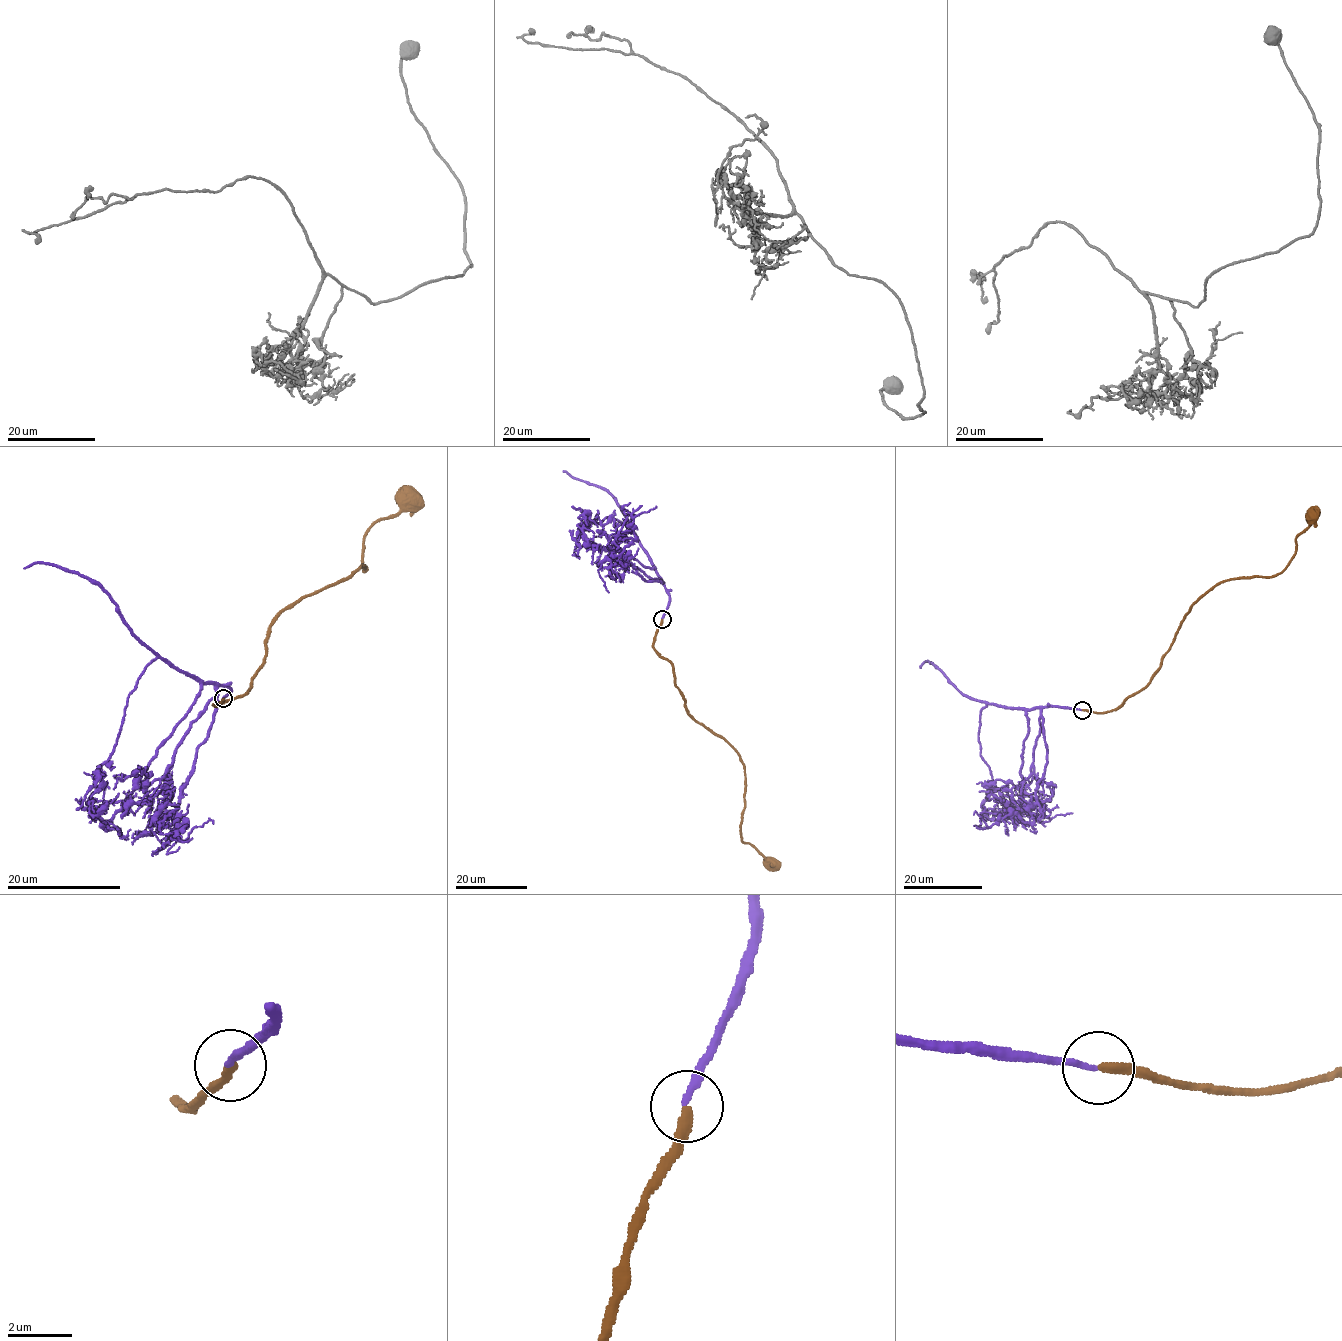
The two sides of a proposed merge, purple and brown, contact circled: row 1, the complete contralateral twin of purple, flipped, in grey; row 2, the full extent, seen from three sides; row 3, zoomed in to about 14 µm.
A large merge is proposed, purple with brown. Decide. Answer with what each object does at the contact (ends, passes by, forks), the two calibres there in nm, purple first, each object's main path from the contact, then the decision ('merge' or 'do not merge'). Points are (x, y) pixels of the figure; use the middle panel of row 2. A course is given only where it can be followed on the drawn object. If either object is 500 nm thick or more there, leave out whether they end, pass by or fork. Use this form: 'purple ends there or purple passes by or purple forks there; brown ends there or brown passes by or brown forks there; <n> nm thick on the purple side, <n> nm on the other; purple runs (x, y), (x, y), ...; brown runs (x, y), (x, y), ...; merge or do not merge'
purple ends there; brown ends there; 200 nm thick on the purple side, 240 nm on the other; purple runs (661, 620), (669, 600), (663, 583), (645, 580), (628, 555), (620, 553), (634, 539), (633, 517), (656, 506); brown runs (662, 620), (654, 649), (671, 664), (687, 712), (738, 753), (745, 775), (742, 840), (768, 863); merge

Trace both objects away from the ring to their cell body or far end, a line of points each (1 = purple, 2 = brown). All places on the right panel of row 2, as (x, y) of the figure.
1: (1082, 710), (1041, 709), (1047, 763), (1029, 809), (1031, 822), (1011, 814), (989, 826), (974, 814)
2: (1082, 709), (1116, 709), (1140, 691), (1159, 667), (1189, 609), (1205, 592), (1227, 580), (1281, 572), (1311, 515)

